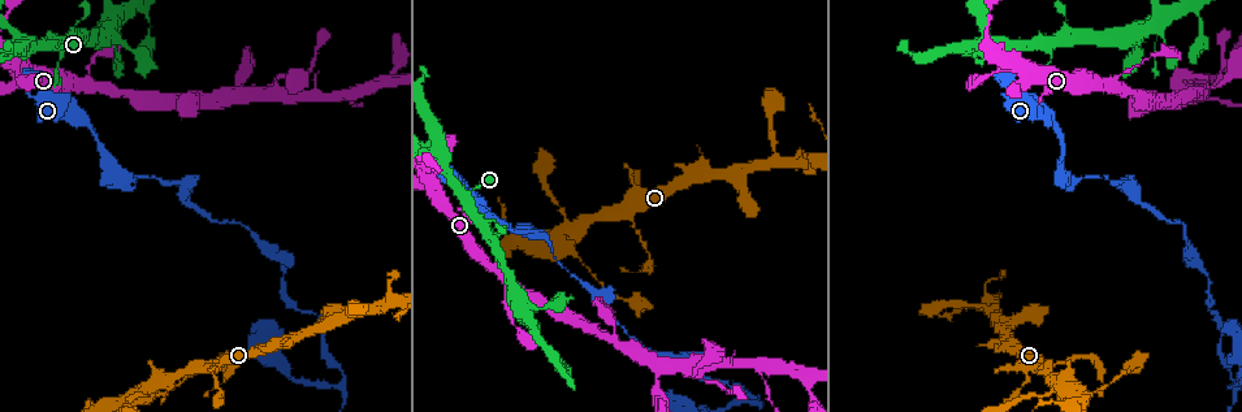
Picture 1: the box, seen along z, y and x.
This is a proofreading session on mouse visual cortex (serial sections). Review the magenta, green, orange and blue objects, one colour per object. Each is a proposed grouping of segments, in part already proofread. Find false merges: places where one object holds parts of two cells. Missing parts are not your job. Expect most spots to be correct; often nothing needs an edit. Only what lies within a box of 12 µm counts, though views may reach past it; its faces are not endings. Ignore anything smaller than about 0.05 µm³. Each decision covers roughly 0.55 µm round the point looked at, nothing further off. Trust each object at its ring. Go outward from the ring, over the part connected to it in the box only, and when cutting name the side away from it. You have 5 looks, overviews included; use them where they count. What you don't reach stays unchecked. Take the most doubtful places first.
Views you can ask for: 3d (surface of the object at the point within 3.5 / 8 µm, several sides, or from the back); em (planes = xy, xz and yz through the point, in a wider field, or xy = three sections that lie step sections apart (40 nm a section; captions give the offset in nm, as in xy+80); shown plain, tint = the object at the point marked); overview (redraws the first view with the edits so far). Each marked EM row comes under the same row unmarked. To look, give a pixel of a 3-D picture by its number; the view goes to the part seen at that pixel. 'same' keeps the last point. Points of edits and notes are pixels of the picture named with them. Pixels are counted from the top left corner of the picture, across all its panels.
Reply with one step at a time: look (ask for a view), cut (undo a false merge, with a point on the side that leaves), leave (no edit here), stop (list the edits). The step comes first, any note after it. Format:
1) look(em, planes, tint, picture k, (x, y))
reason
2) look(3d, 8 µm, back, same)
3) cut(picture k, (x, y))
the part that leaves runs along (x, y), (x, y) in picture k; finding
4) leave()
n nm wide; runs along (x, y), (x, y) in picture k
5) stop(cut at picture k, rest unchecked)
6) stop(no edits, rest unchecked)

look(3d, 8 µm, picture 1, (1201, 21))
three arms meet

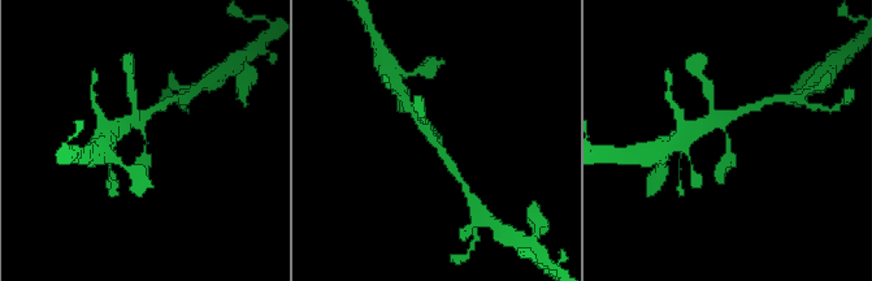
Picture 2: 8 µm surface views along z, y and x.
look(em, xy, step 3, tint, picture 2, (144, 133))
3 arms; arms of 250, 300, 300 nm; shape alone is not enough

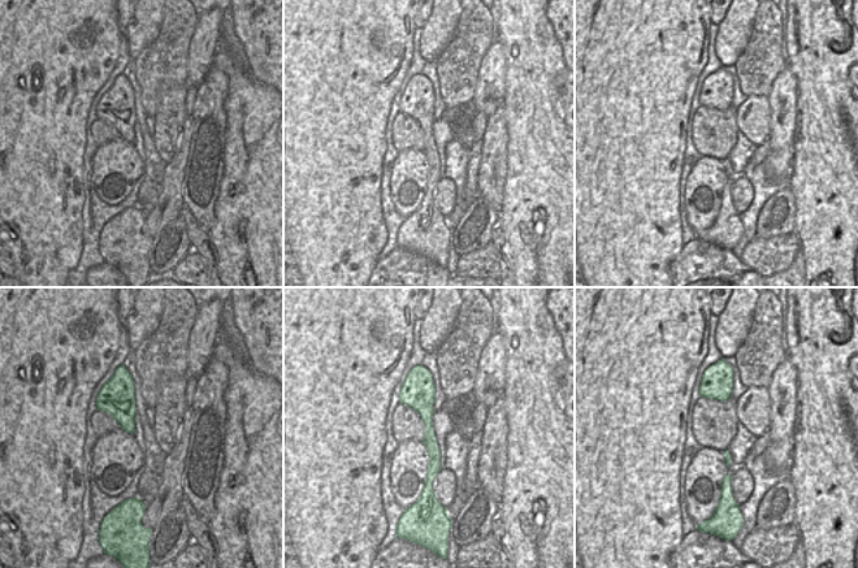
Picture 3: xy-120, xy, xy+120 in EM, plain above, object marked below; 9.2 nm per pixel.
leave()
runs along (706, 121), (718, 120), (729, 139), (721, 169) in picture 2; continuous, no second cell

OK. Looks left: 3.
look(3d, 3.5 µm, picture 1, (550, 240))
calibre changes

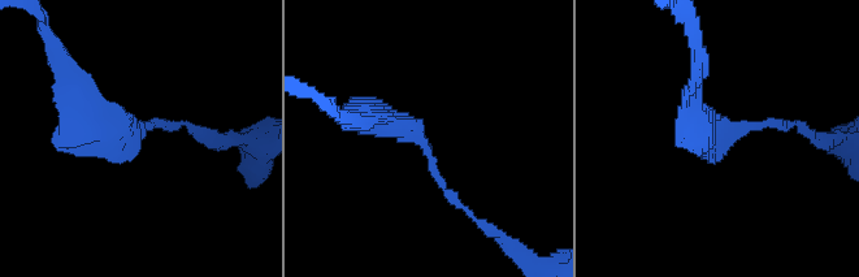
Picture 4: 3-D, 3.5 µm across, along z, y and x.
leave()
runs along (361, 113), (421, 137), (461, 207) in picture 4; continuous, no second cell

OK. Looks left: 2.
stop(no edits, rest unchecked)

